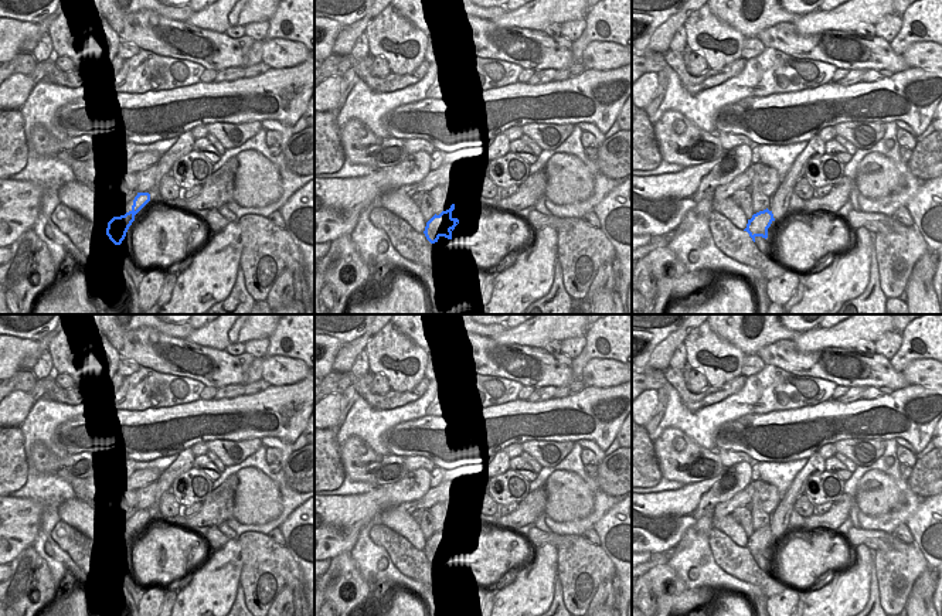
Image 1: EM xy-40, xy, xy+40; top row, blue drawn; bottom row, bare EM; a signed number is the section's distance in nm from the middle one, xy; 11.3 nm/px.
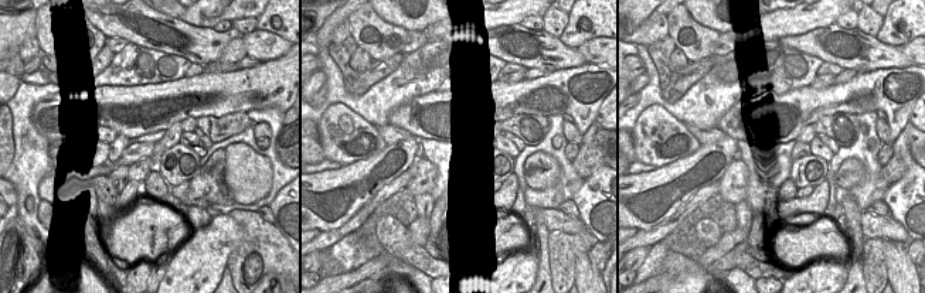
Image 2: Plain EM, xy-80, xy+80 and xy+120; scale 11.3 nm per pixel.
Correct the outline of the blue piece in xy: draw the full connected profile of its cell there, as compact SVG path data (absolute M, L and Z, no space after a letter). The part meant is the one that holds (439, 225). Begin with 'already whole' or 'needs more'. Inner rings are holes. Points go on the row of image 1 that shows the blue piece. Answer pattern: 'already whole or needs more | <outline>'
already whole | M452 204L449 210L442 211L439 215L435 214L426 222L424 234L431 244L438 242L441 236L452 239L452 231L459 224L459 219L452 217L453 210L455 204Z

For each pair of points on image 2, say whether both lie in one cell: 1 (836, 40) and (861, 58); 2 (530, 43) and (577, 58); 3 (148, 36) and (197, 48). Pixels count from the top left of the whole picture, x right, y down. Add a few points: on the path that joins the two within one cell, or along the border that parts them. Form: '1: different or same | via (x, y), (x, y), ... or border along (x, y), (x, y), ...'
1: same | via (842, 46), (856, 53)
2: same | via (541, 48), (565, 57)
3: same | via (160, 36), (174, 36), (184, 40)

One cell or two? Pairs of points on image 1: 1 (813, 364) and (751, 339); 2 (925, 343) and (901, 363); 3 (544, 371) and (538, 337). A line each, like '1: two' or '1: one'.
1: two
2: one
3: two

